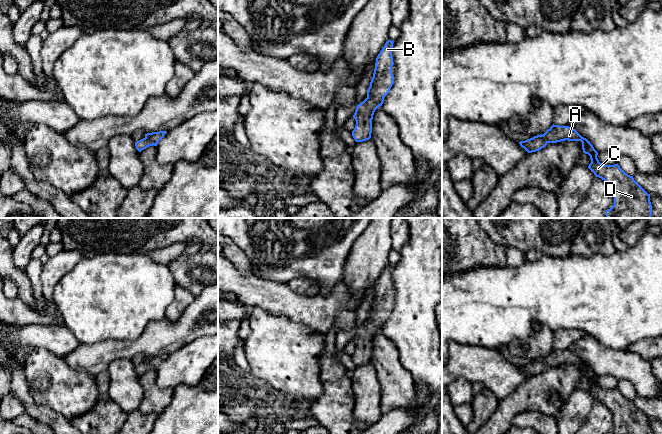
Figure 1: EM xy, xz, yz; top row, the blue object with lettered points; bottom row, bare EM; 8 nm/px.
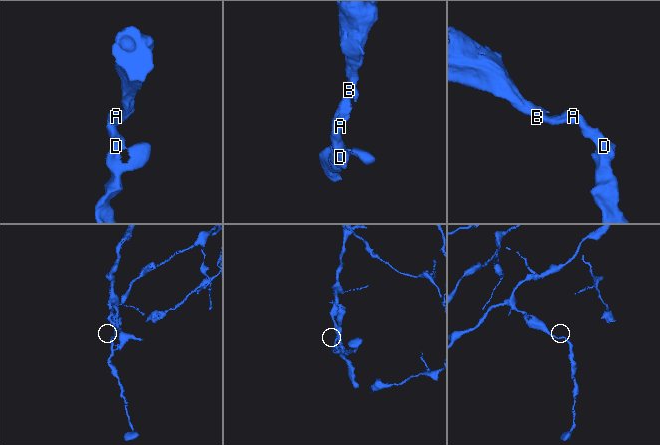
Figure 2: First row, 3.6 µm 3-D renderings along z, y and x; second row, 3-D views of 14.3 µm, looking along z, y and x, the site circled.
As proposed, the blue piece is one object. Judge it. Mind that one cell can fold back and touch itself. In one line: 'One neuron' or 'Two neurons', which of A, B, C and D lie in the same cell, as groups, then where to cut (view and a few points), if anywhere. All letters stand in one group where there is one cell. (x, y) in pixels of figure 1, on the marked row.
One neuron. Groups: A B C D. No split

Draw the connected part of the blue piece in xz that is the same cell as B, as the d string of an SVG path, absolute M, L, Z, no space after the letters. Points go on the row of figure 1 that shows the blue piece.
M388 40L378 54L373 77L367 91L367 98L357 105L353 115L356 126L352 131L352 136L356 142L363 142L371 138L374 112L379 106L382 106L384 97L389 93L394 83L394 76L392 75L393 43L393 41Z

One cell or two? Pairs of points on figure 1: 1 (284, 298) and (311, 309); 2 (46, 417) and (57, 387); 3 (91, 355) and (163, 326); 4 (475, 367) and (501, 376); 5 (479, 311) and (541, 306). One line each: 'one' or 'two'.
1: one
2: two
3: one
4: one
5: one

